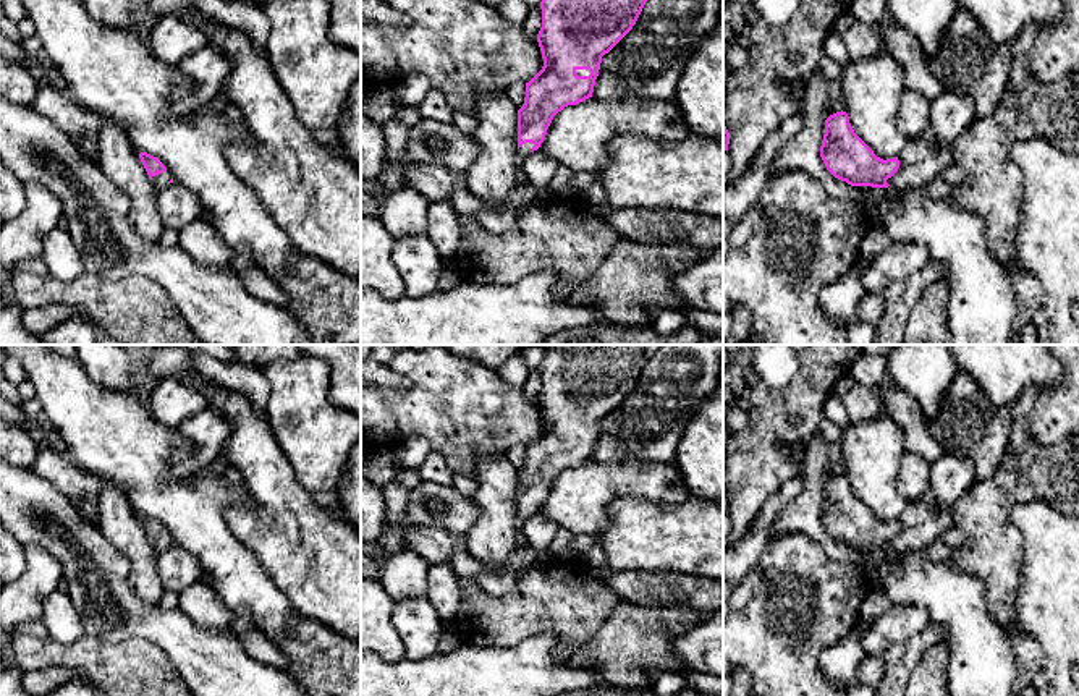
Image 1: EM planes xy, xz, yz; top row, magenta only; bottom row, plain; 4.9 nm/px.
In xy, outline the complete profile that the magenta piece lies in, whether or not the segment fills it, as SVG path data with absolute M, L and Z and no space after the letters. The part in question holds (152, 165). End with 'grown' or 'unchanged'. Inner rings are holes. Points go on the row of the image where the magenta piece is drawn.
M138 151L139 159L152 181L152 185L162 191L167 188L170 183L173 183L171 175L165 170L165 165L154 155Z; grown

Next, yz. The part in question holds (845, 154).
M843 110L825 120L820 157L835 178L851 186L895 189L927 186L954 163L951 144L912 138L898 157L883 160L854 133Z; grown

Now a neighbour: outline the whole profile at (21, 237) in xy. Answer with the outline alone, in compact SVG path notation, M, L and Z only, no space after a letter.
M24 183L24 194L24 209L0 225L0 267L11 274L23 261L42 256L44 238L63 215L60 199L40 183Z

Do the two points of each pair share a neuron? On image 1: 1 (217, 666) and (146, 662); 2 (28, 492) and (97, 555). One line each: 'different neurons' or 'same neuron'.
1: different neurons
2: same neuron

